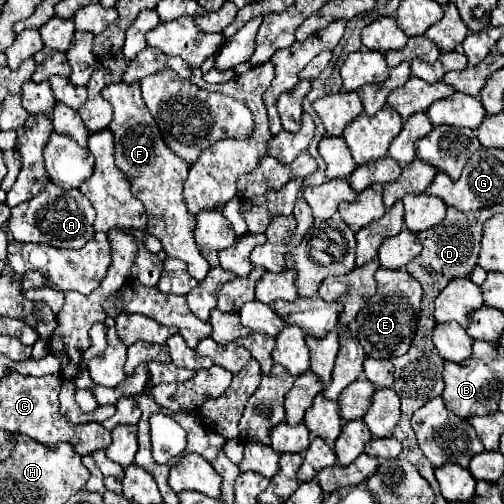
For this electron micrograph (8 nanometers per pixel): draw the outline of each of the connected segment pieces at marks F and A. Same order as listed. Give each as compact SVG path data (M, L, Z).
M111 83L103 89L103 97L113 105L115 111L113 121L109 123L115 135L115 163L127 175L131 183L131 193L145 205L145 213L149 219L147 231L163 243L163 249L169 257L187 263L187 271L191 277L203 281L211 267L201 257L193 241L195 219L187 213L183 201L183 183L189 171L187 163L175 157L175 153L171 153L171 149L163 145L163 137L151 113L147 113L147 107L143 105L139 83Z
M49 181L37 197L11 209L9 229L19 243L45 243L57 249L81 249L93 239L93 221L95 209L79 189L65 191Z

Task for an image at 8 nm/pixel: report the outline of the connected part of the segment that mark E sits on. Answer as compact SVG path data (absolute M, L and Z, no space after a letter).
M383 269L375 273L377 293L361 307L357 313L357 341L365 353L373 359L391 359L409 351L409 345L415 337L415 325L421 309L423 289L417 279L413 279L405 269Z

